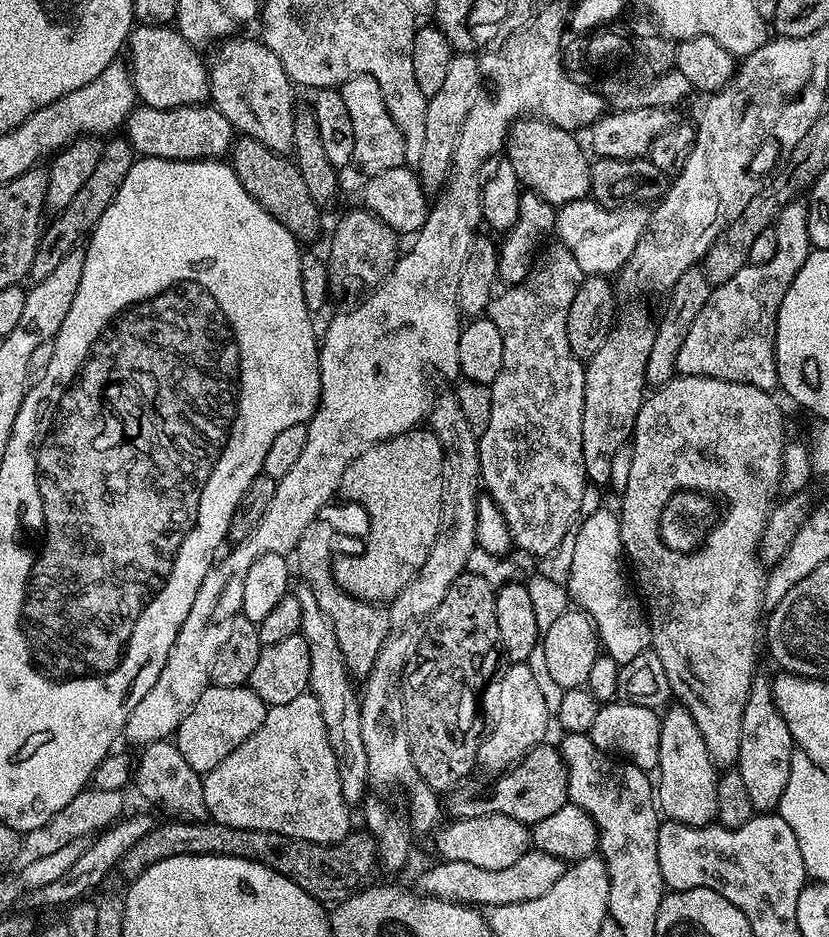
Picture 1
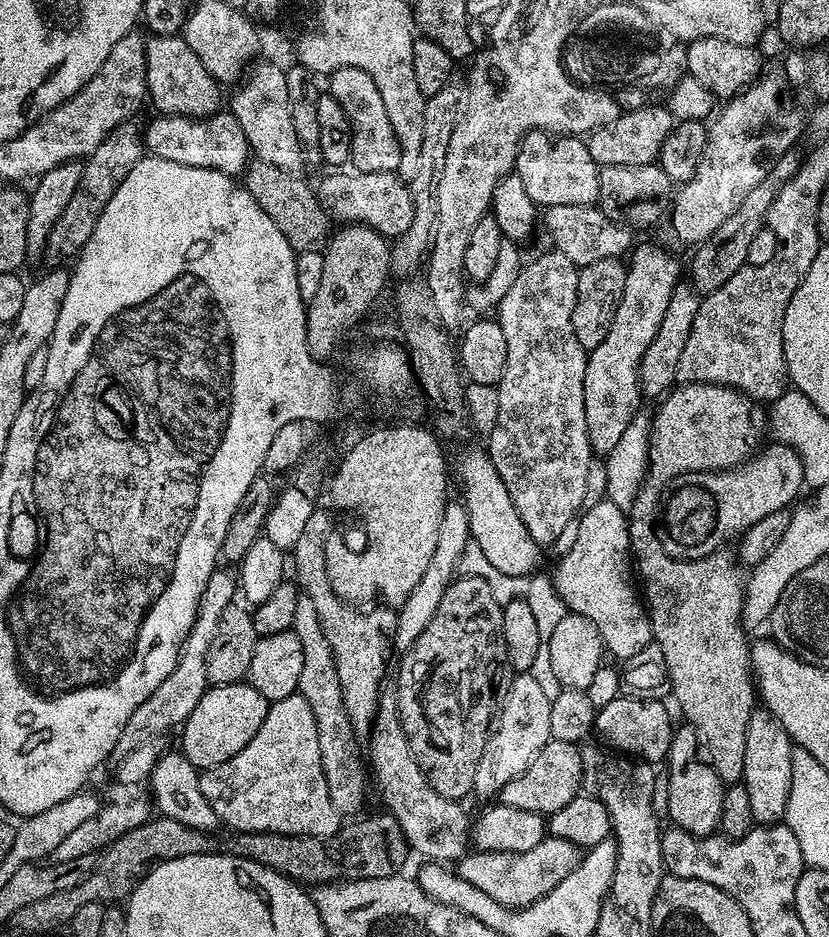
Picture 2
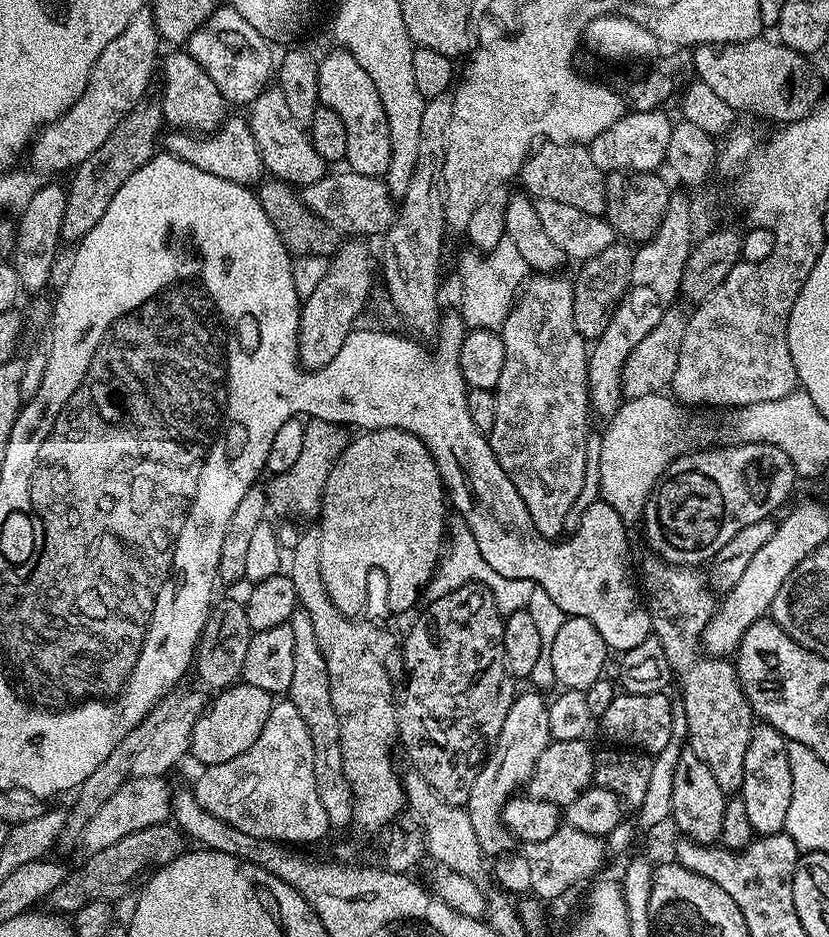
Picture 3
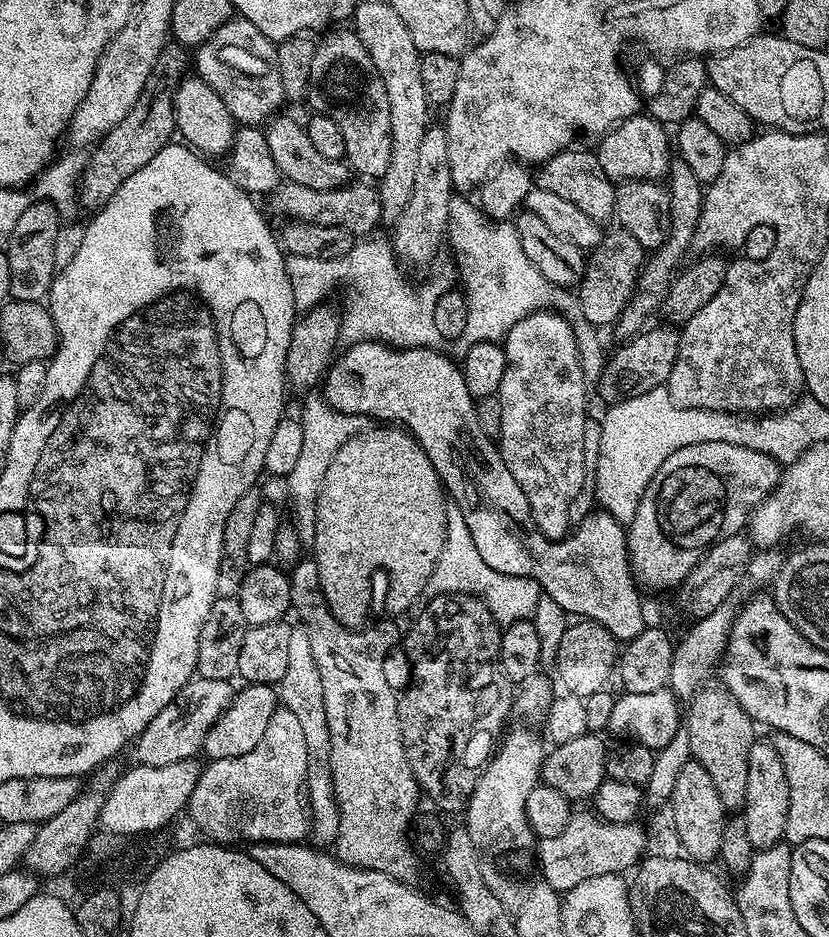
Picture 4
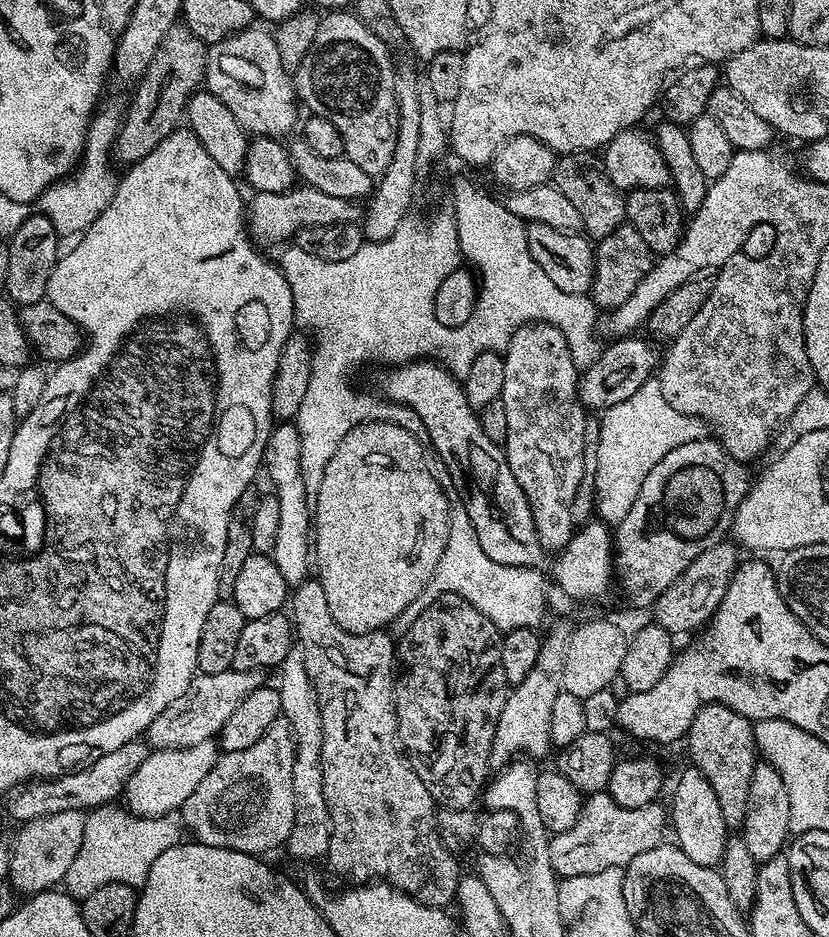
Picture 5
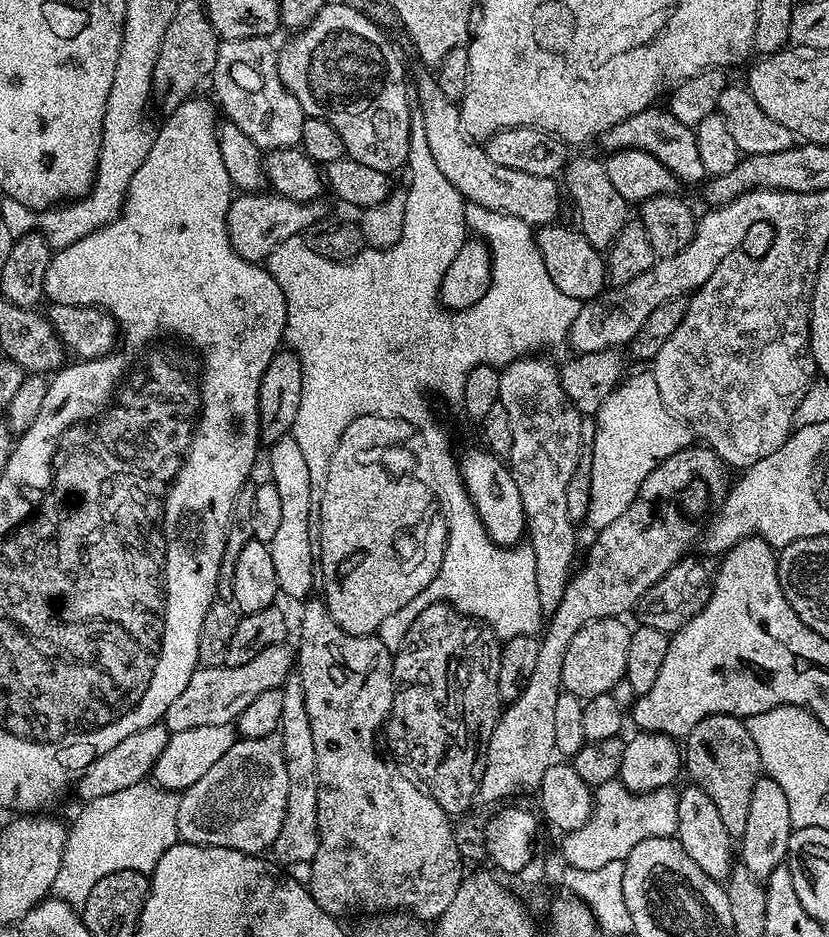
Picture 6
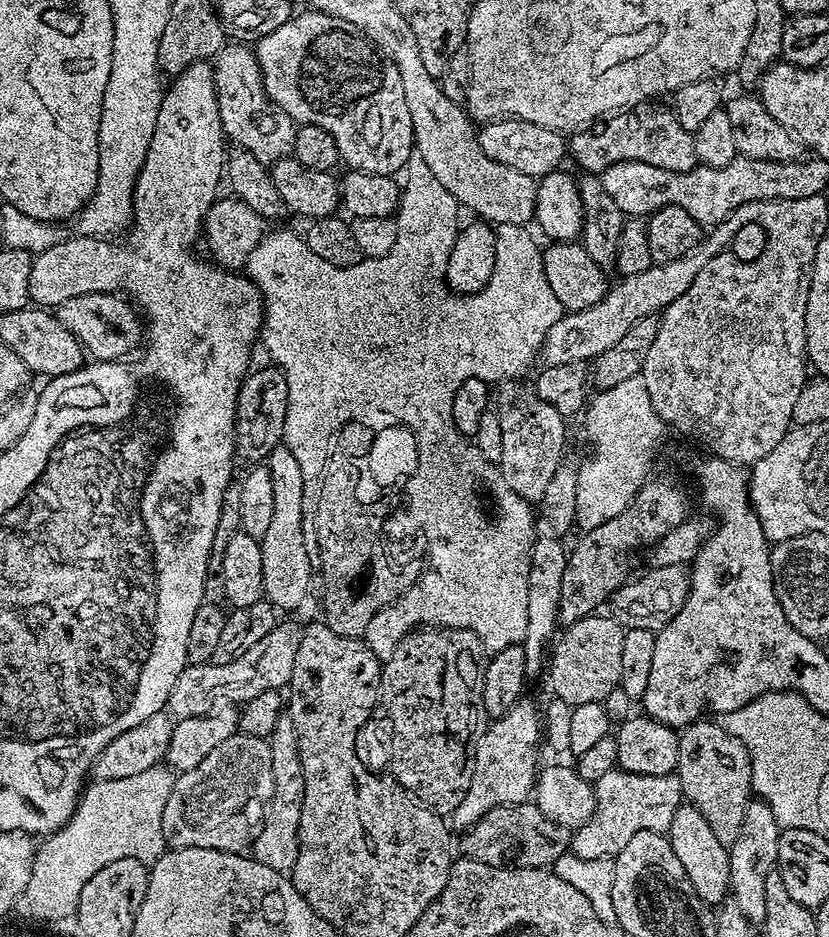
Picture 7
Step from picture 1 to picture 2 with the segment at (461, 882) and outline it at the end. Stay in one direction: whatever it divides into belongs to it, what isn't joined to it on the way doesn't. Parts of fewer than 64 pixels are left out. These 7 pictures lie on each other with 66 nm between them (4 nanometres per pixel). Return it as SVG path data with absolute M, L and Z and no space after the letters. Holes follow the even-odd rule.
M545 835L544 840L538 842L538 846L534 846L534 850L525 852L469 851L455 865L454 871L466 882L478 886L483 893L490 894L502 906L518 909L528 907L538 902L544 895L550 894L572 870L578 867L581 857L581 849L577 848L574 842Z

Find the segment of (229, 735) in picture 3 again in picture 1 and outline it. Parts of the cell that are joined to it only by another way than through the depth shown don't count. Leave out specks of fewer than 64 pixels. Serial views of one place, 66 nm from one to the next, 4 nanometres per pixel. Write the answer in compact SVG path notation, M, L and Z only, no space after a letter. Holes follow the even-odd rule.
M210 686L204 691L202 698L194 702L190 714L182 718L174 737L175 746L182 758L186 758L186 763L194 766L196 772L209 772L214 770L214 766L218 766L218 762L223 762L230 754L234 754L234 750L238 750L238 746L242 746L242 742L246 742L246 738L250 738L250 734L254 734L258 726L262 726L262 718L266 718L268 710L269 705L264 704L252 688Z

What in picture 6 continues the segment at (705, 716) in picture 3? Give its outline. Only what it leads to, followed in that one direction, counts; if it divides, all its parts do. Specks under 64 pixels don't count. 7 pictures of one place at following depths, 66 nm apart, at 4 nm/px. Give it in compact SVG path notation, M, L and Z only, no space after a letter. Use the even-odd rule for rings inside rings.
M711 716L702 718L694 730L682 744L682 764L686 769L693 785L706 794L710 794L710 802L718 806L718 815L722 817L722 826L726 826L729 836L739 838L744 835L746 830L746 818L750 814L750 802L752 801L752 791L754 782L759 780L762 775L760 759L758 758L758 746L754 746L754 738L750 738L750 730L747 723L738 716Z

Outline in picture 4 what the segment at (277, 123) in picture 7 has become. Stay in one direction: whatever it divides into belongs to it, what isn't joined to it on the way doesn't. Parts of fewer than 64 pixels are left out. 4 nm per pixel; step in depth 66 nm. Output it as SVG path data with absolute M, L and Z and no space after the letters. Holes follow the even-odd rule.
M243 18L228 20L194 52L194 72L226 102L226 110L240 126L260 126L285 107L282 78L278 74L276 44L258 26Z

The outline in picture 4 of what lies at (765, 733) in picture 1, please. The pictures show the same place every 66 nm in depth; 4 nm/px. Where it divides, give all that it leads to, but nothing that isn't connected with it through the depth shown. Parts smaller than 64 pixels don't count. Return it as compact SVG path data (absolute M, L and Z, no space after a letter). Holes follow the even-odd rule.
M757 738L750 746L750 758L746 758L746 802L742 809L753 849L769 848L784 840L789 810L790 782L786 782L782 757L771 739Z

